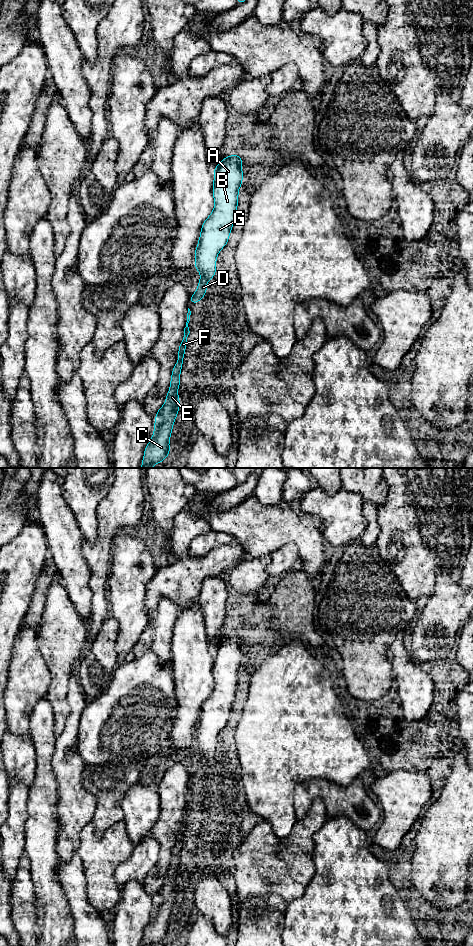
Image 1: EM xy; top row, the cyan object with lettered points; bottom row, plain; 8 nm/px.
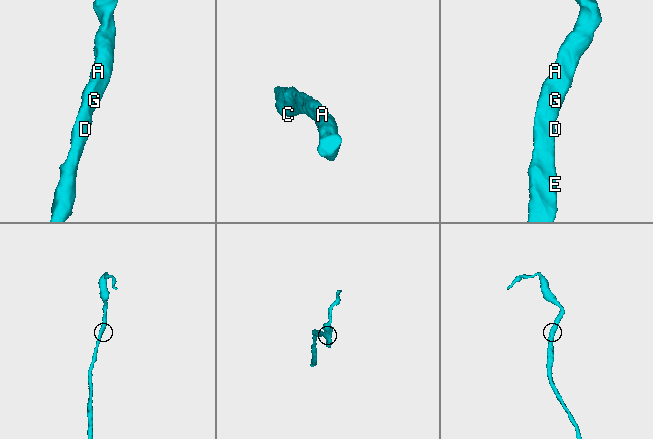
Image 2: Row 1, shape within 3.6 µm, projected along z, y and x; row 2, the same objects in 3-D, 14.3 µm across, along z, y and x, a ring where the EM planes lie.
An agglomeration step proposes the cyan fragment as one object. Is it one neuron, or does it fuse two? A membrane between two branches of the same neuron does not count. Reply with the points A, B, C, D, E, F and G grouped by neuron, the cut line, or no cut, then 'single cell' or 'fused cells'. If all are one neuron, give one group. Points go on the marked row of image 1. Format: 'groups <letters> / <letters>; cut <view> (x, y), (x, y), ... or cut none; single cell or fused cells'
groups A B C D E F G; cut none; single cell

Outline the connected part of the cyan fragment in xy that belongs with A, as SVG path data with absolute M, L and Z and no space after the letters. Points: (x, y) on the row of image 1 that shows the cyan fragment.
M239 155L225 157L214 169L214 210L204 221L195 251L195 267L201 273L198 288L189 298L195 304L207 290L207 281L216 273L216 257L227 244L235 220L238 191L242 184L242 159Z

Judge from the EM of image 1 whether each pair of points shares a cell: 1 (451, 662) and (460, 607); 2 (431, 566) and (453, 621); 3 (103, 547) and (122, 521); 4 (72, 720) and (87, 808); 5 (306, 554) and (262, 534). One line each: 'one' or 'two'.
1: one
2: two
3: one
4: one
5: one

